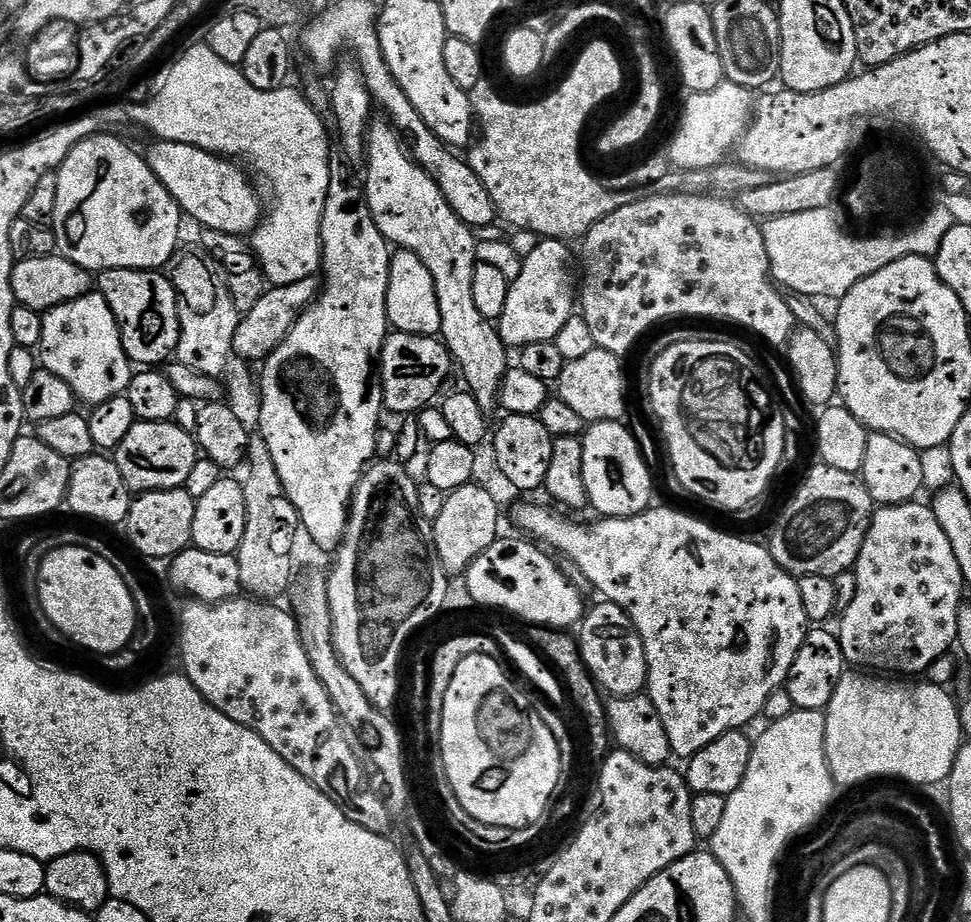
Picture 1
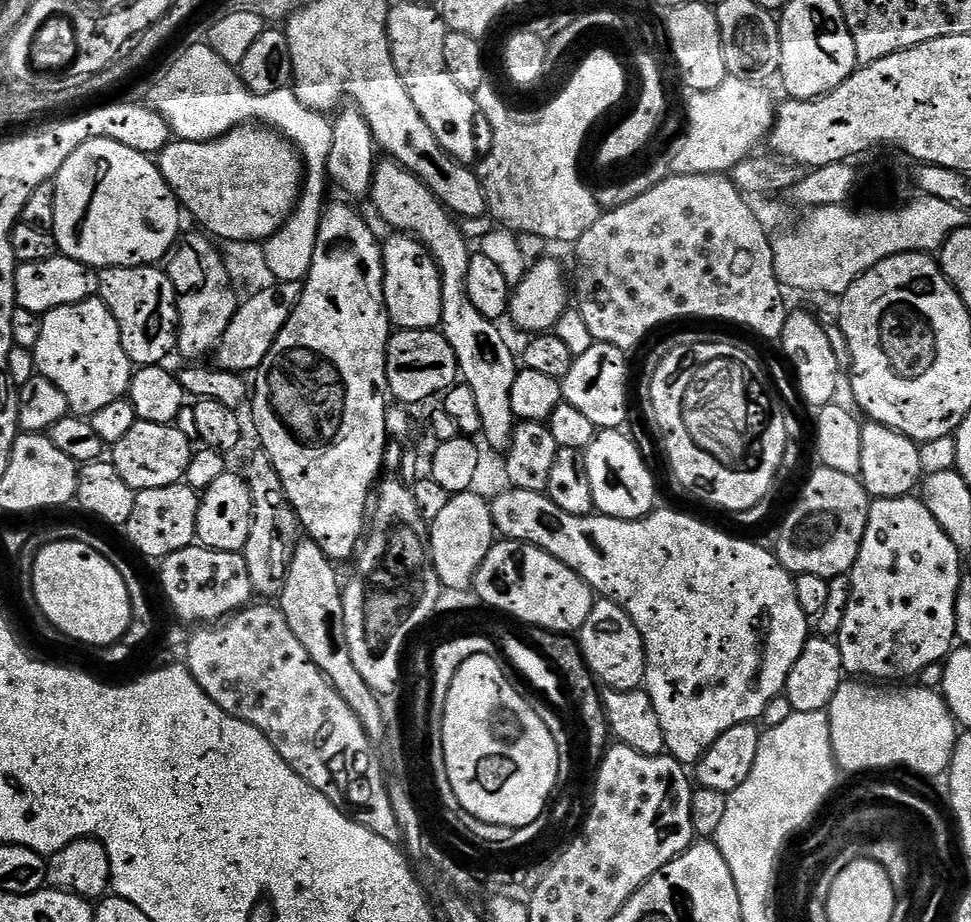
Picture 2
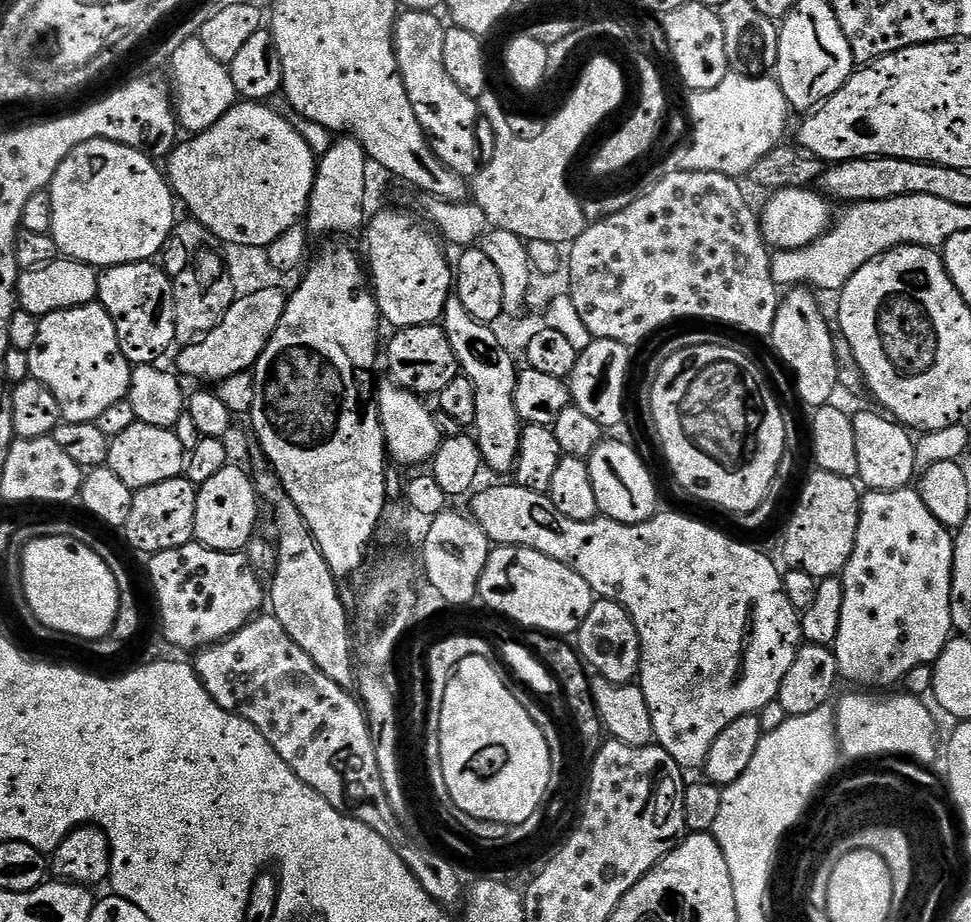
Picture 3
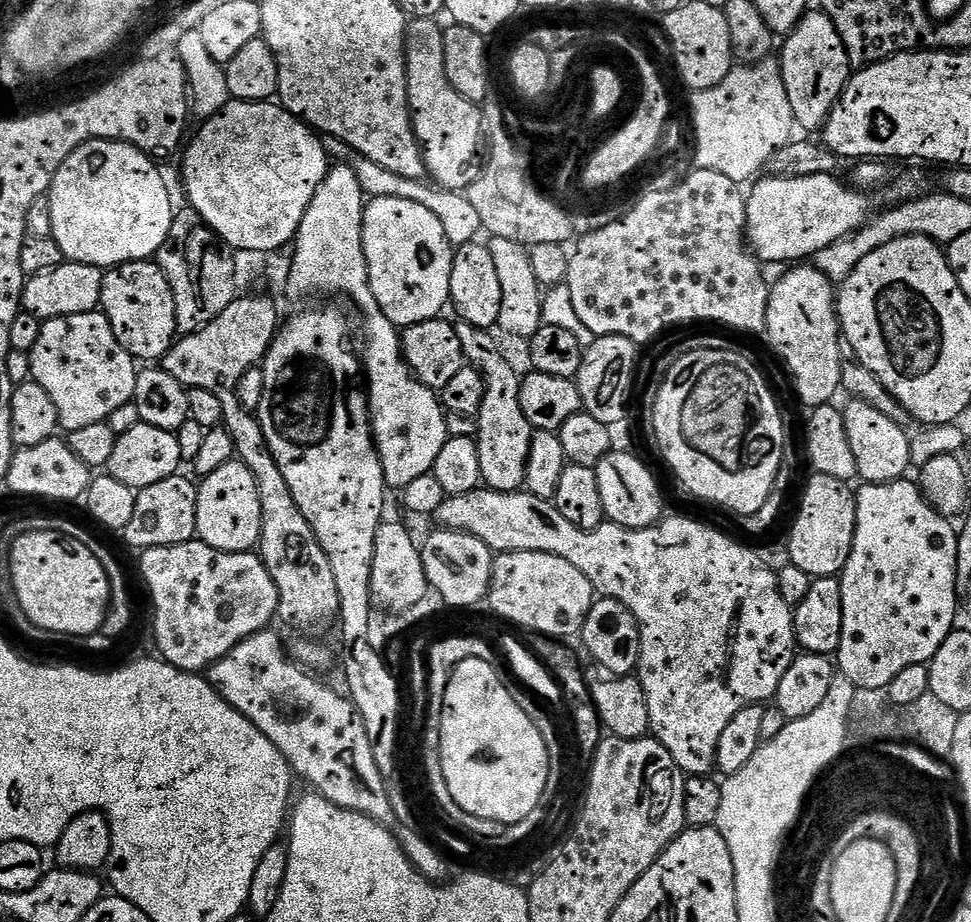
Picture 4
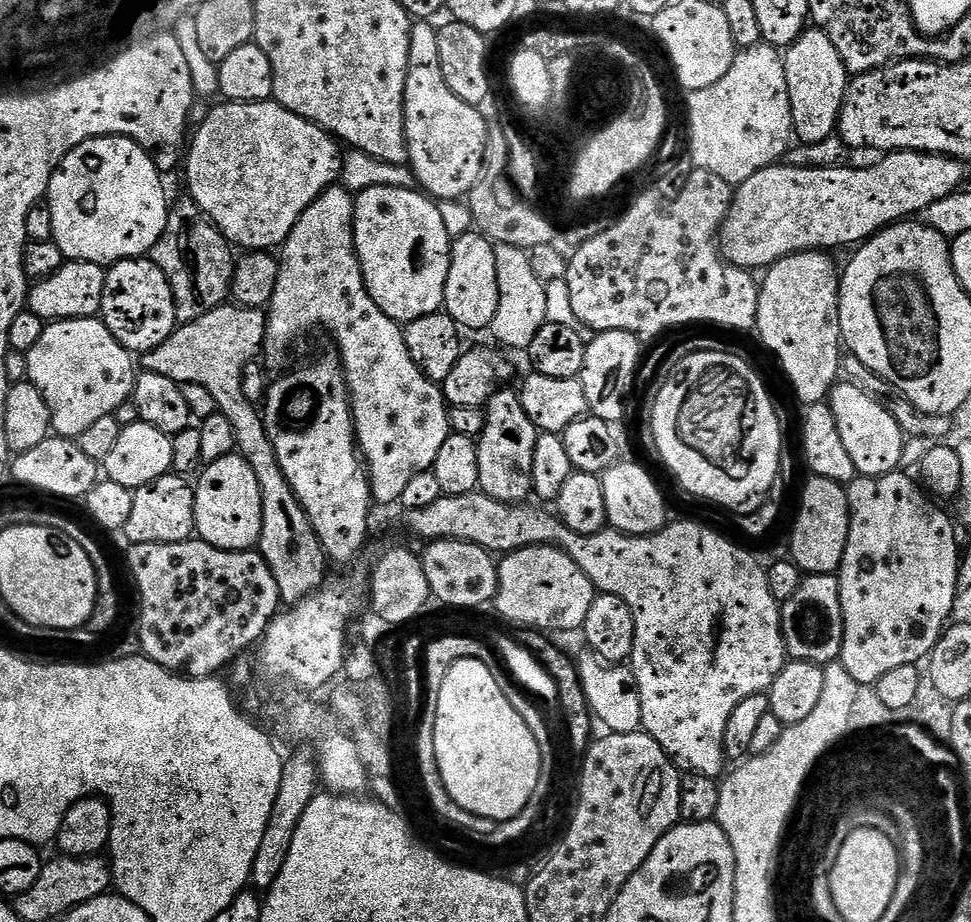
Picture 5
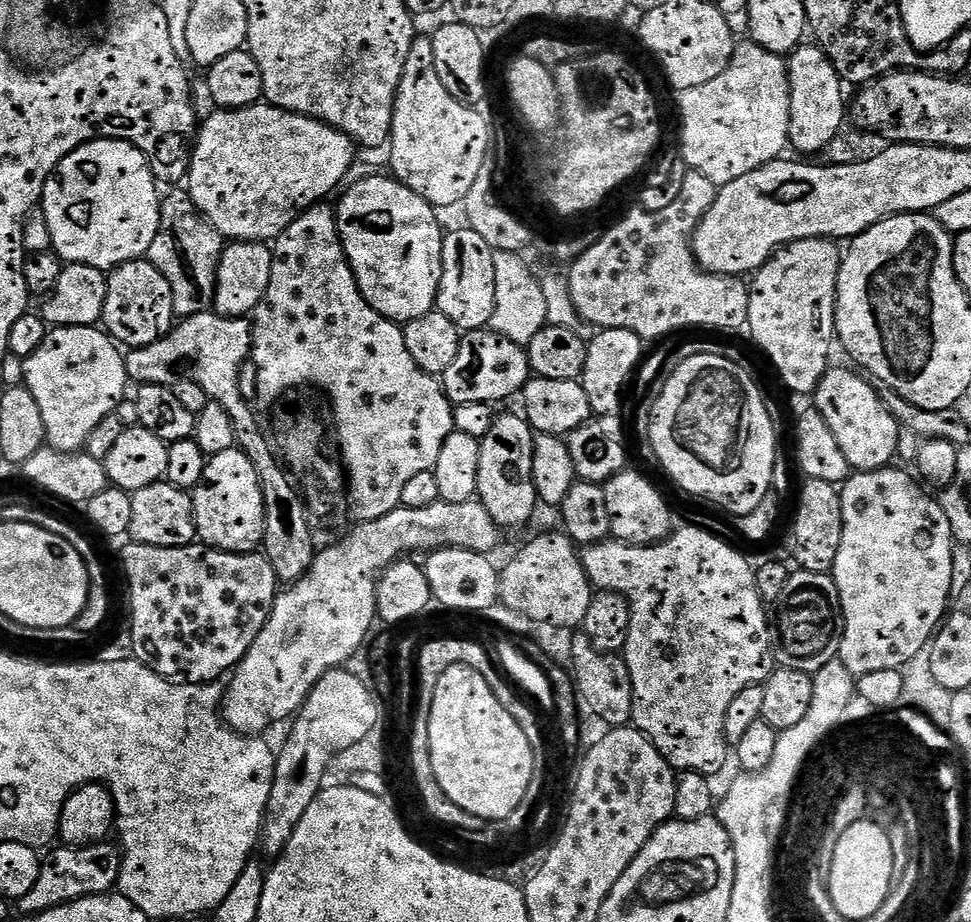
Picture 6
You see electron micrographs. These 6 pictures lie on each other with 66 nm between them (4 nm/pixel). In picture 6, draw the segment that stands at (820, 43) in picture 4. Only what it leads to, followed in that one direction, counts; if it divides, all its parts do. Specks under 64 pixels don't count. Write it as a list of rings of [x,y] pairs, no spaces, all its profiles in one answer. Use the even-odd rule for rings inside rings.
[[[801,46],[791,53],[786,60],[788,81],[790,82],[790,130],[788,144],[798,151],[805,152],[805,157],[812,158],[823,153],[835,136],[841,135],[844,124],[844,91],[846,85],[832,65],[824,49],[819,46],[807,48]]]

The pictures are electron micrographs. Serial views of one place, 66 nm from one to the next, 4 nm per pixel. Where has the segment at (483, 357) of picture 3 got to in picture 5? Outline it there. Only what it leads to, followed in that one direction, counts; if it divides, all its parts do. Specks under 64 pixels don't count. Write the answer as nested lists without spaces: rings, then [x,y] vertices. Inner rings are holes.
[[[501,387],[486,405],[485,426],[480,432],[478,450],[479,491],[503,504],[522,504],[533,495],[534,446],[537,430],[522,410],[519,391]]]

